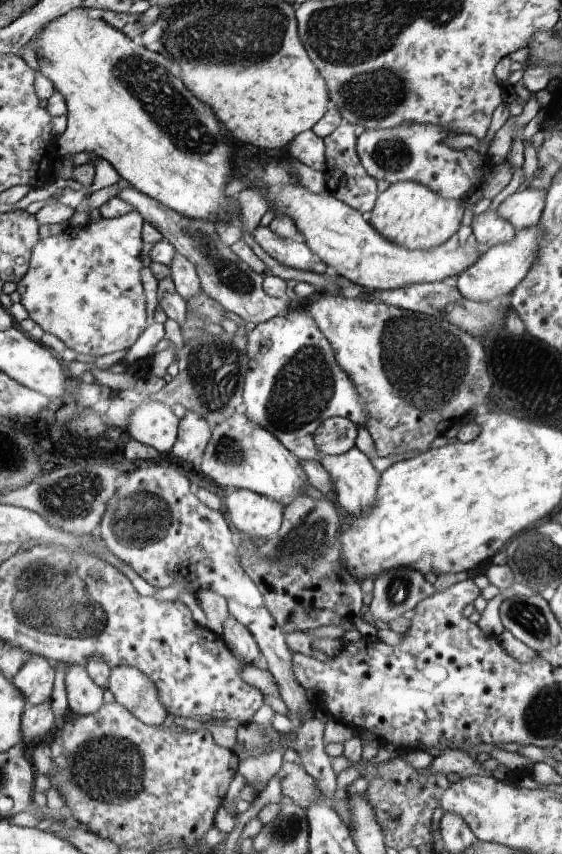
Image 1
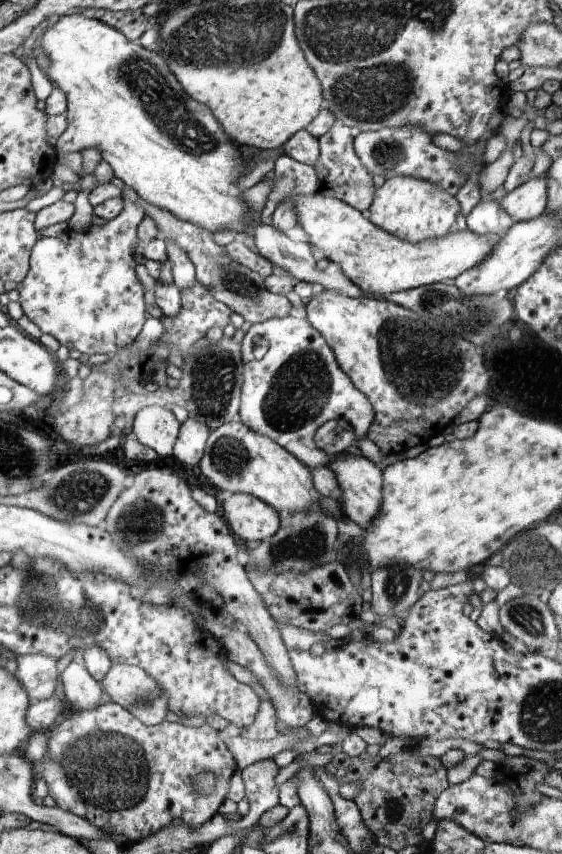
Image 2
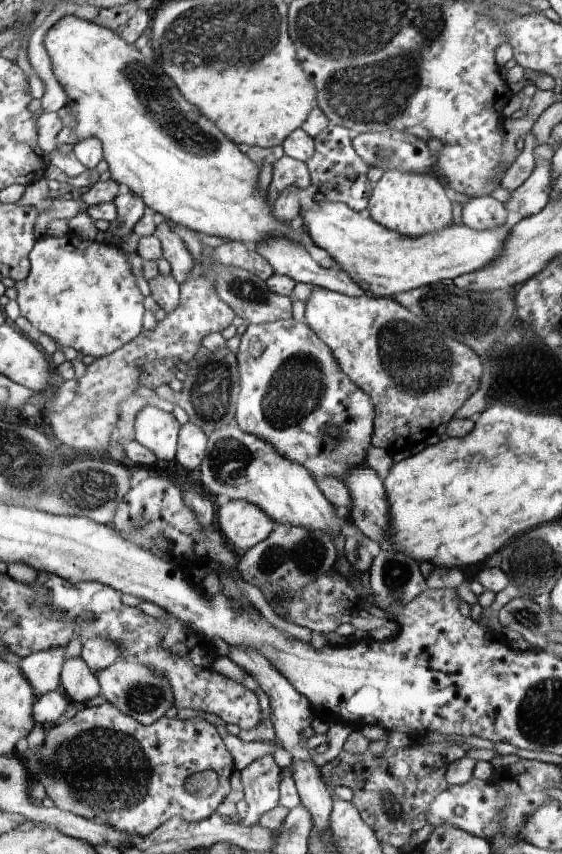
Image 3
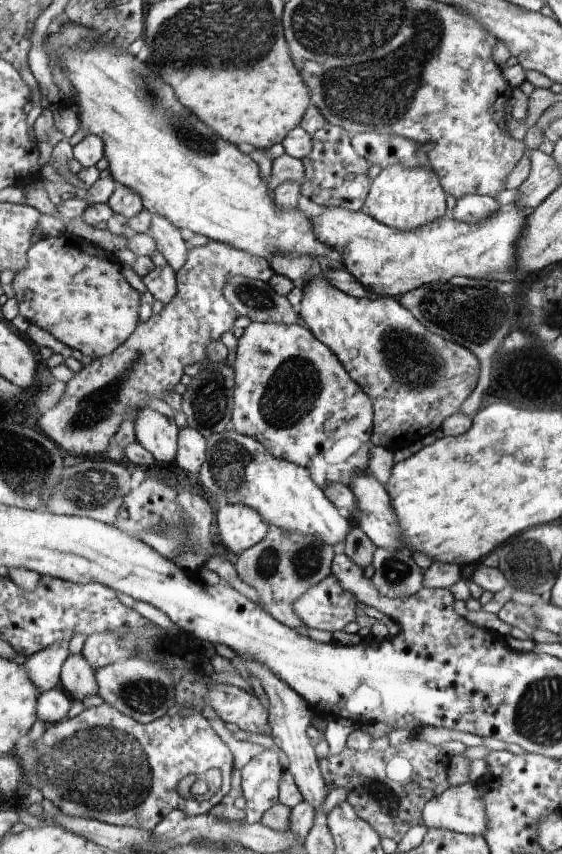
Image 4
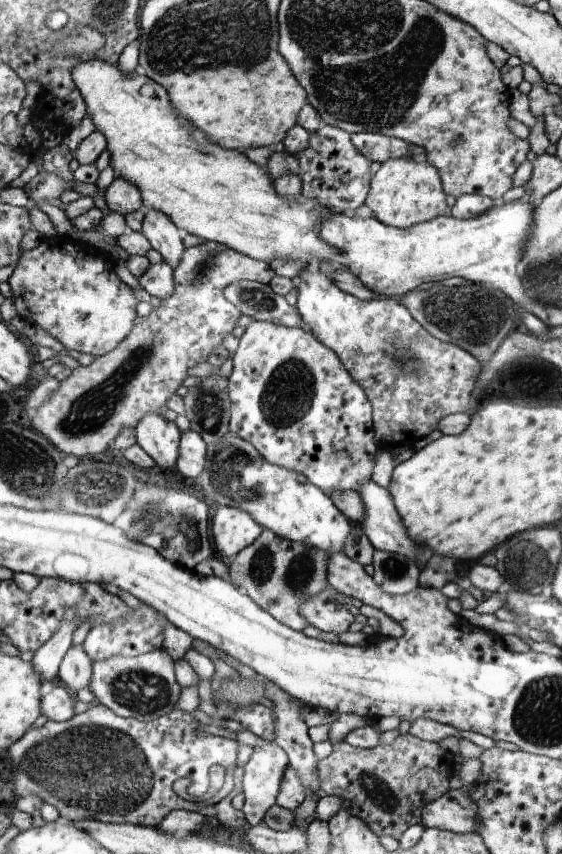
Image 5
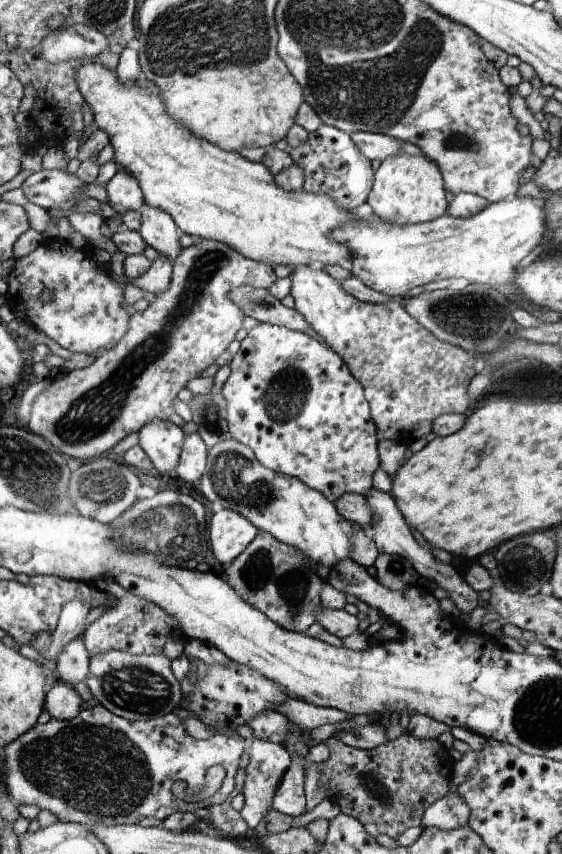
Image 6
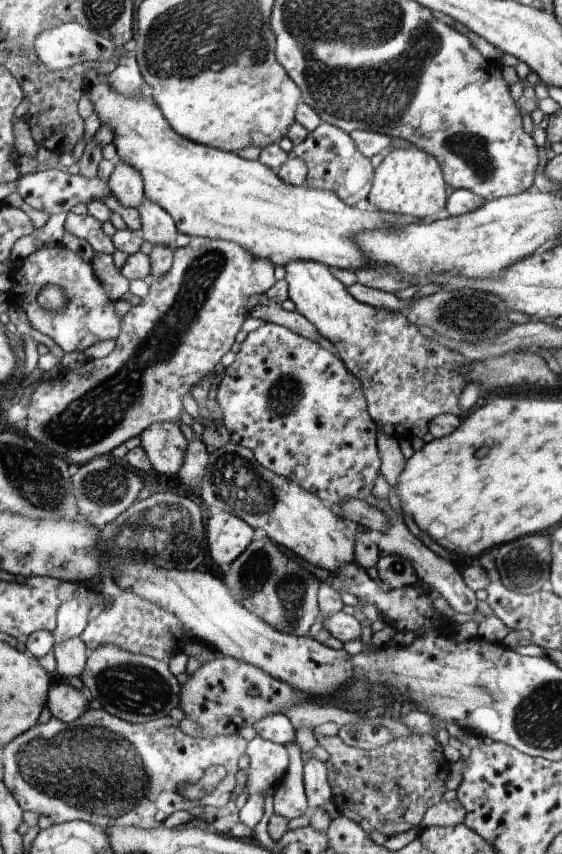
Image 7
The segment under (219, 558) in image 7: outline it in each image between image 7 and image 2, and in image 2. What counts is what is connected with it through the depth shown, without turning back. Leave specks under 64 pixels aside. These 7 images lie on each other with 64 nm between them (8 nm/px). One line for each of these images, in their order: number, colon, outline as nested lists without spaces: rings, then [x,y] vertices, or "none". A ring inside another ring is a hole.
2: [[[233,494],[225,504],[225,520],[231,532],[249,550],[263,544],[281,530],[281,514],[267,502],[251,494]]]
3: [[[229,500],[223,508],[219,508],[217,516],[225,540],[239,554],[259,546],[275,530],[275,520],[261,510],[261,506],[247,500]]]
4: [[[227,504],[217,512],[217,530],[223,544],[221,550],[241,556],[265,540],[271,524],[265,522],[255,508],[245,504]]]
5: [[[223,506],[213,516],[213,540],[215,540],[215,554],[221,558],[239,556],[245,548],[255,544],[265,528],[249,514],[247,510],[227,508]]]
6: [[[221,510],[211,518],[211,544],[223,568],[233,564],[257,538],[259,528],[235,510]]]

